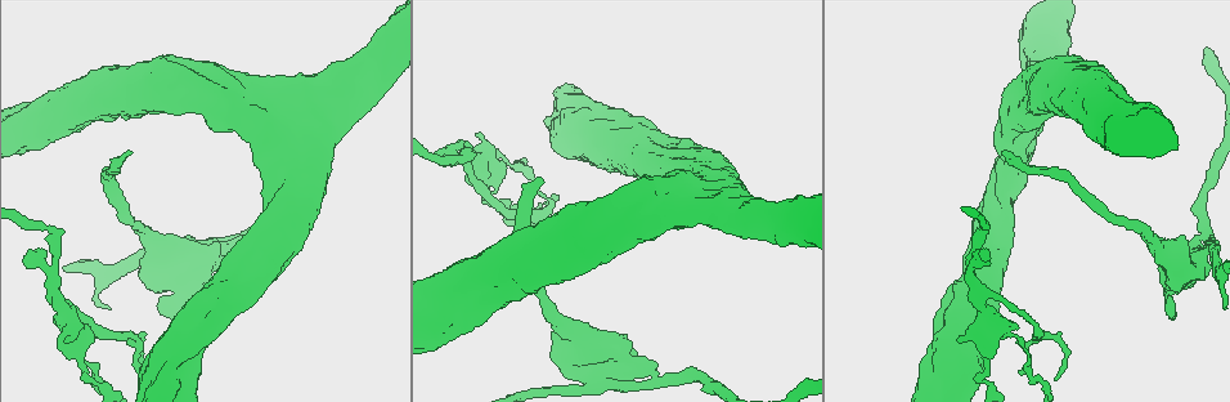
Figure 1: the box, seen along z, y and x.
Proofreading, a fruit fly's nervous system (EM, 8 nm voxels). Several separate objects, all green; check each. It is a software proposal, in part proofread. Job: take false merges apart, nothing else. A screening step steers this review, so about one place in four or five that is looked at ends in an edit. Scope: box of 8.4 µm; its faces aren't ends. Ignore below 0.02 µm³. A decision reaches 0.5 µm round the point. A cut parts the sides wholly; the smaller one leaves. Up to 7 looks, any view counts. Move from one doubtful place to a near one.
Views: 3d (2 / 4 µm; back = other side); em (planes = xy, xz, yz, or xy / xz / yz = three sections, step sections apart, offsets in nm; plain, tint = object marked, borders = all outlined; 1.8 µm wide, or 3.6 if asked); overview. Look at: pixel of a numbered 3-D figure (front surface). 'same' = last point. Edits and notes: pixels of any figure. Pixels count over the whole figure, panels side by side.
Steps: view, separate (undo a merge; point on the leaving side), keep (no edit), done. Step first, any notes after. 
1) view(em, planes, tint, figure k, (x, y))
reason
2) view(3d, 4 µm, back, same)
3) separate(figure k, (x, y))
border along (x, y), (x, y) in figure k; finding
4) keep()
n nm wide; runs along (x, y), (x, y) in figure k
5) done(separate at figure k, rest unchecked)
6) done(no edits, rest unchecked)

view(em, yz, step 8, tint, figure 1, (979, 297))
small branch off a trunk

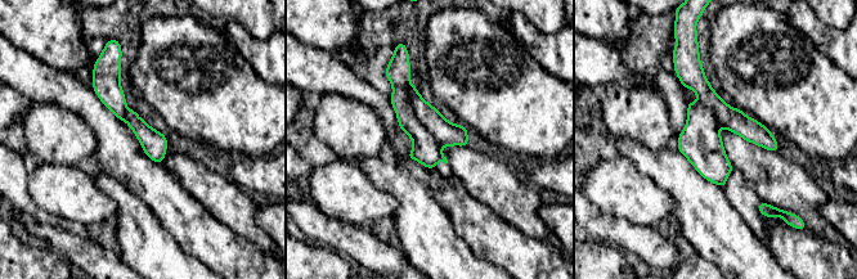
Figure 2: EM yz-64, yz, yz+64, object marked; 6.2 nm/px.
view(em, planes, tint, same)

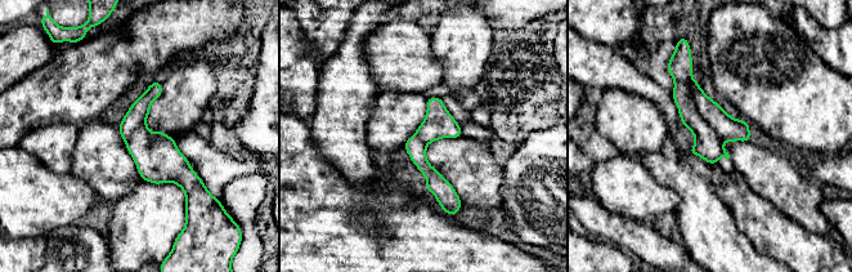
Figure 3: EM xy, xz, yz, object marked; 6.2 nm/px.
separate(figure 3, (727, 129))
the part that leaves runs along (413, 139), (451, 209) in figure 3; a second neuron is stuck on

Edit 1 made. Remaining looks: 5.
view(overview)
redraw

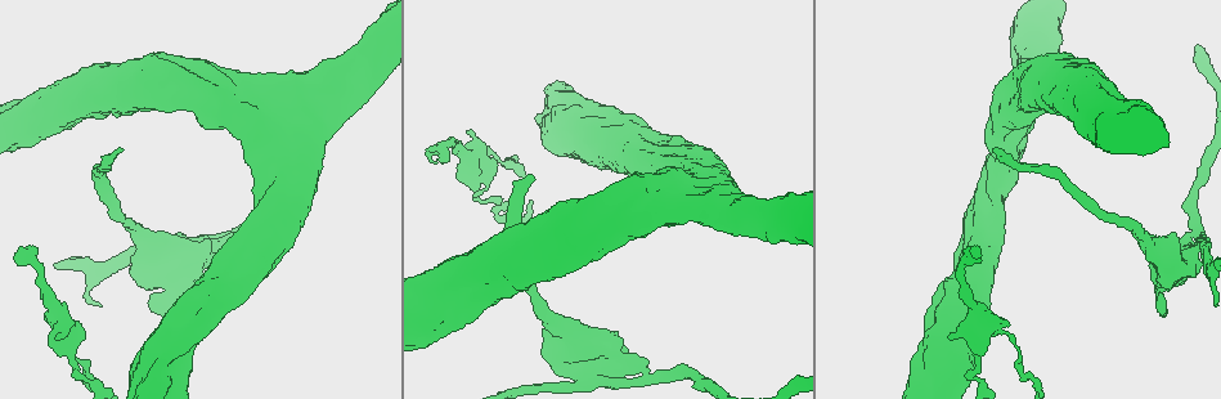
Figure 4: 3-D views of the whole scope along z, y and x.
view(3d, 4 µm, figure 4, (78, 373))
abrupt turn

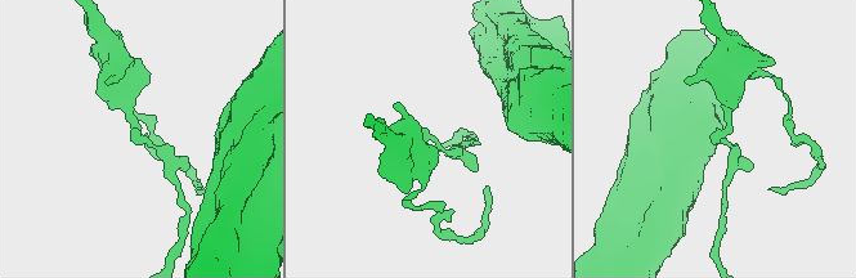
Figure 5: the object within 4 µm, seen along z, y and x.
view(em, xz, step 16, tint, figure 5, (725, 131))

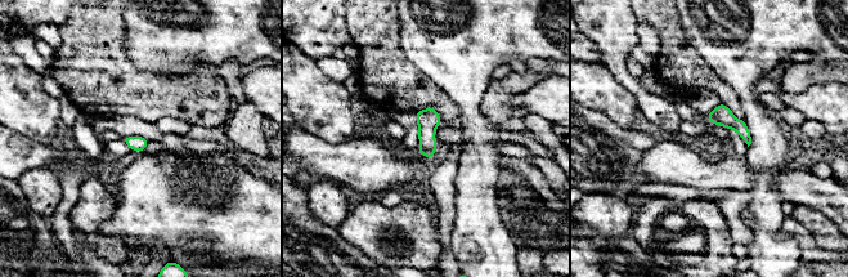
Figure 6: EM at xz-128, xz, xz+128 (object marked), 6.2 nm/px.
view(em, xy, step 16, tint, same)
cut it another way

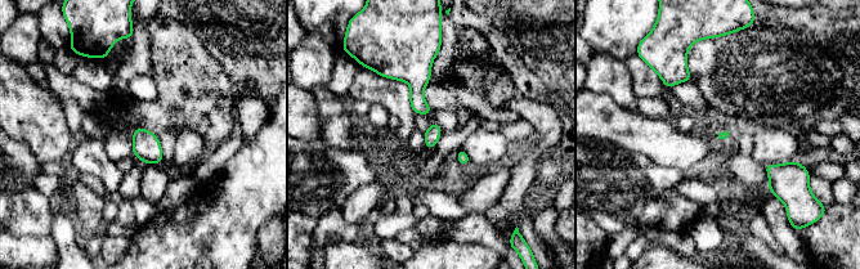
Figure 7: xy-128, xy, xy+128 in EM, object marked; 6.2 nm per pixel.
keep()
all the same neuron

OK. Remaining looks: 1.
done(separate at figure 3, rest unchecked)

